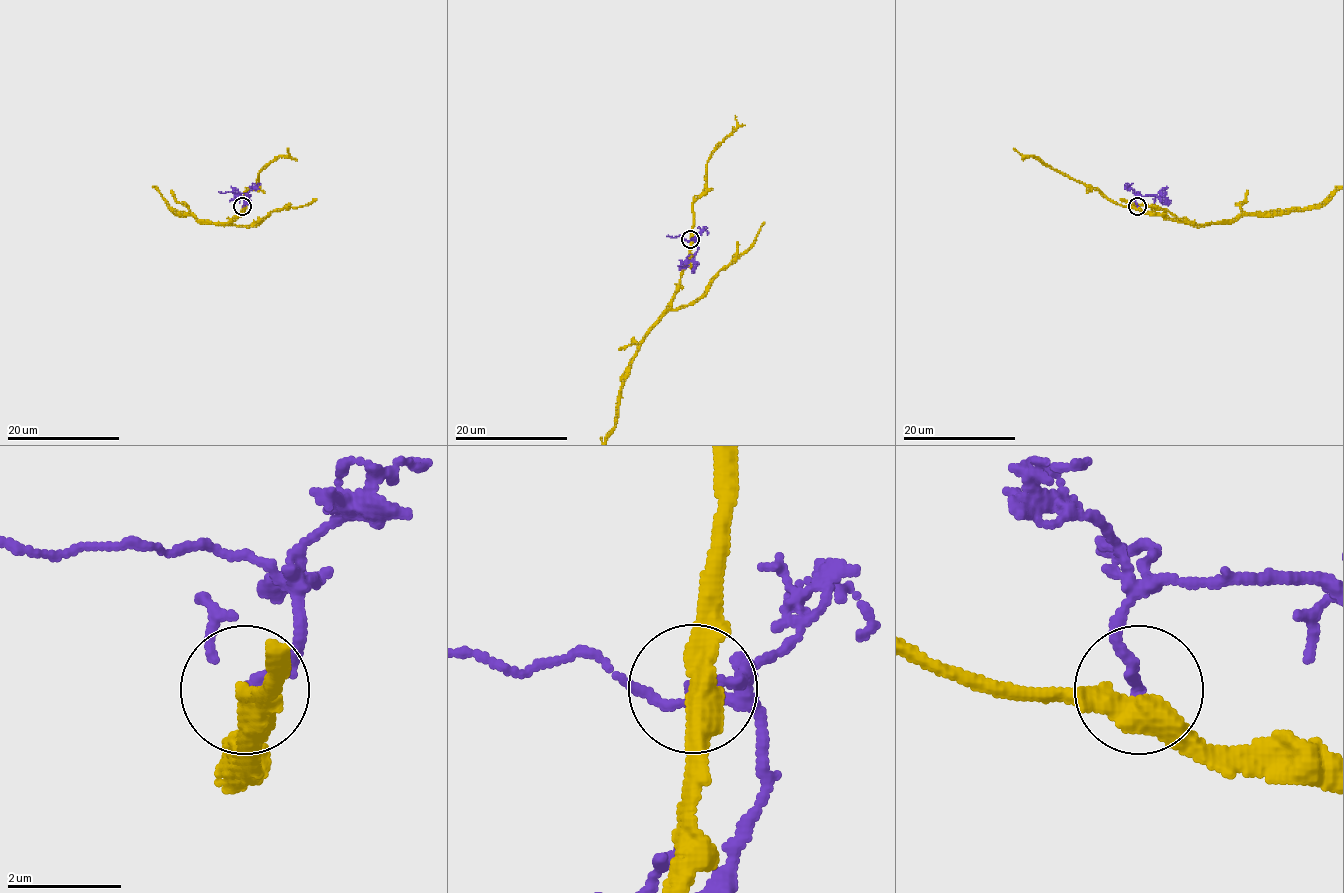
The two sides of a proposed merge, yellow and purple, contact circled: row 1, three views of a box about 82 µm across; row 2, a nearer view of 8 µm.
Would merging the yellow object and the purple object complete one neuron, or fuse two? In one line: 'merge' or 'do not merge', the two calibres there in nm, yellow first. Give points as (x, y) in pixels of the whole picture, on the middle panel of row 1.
do not merge | 440/190 nm

